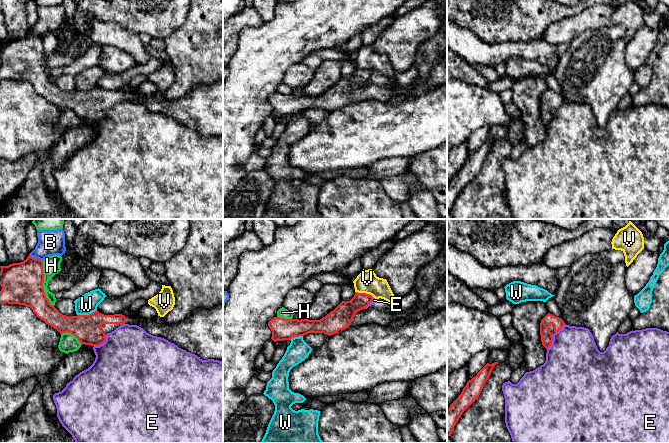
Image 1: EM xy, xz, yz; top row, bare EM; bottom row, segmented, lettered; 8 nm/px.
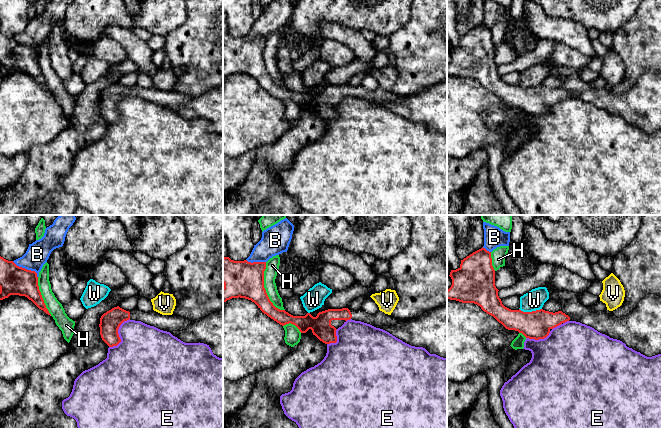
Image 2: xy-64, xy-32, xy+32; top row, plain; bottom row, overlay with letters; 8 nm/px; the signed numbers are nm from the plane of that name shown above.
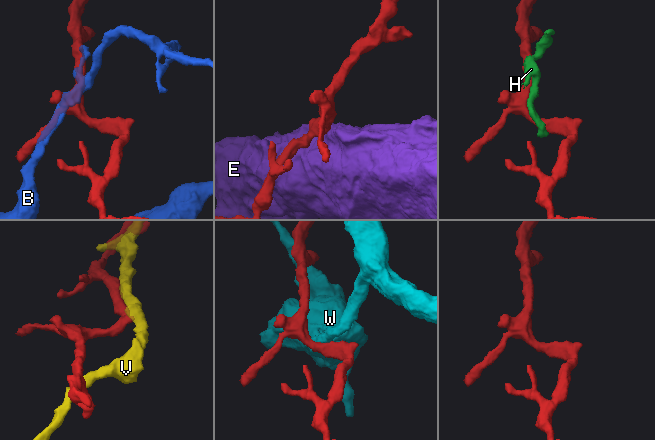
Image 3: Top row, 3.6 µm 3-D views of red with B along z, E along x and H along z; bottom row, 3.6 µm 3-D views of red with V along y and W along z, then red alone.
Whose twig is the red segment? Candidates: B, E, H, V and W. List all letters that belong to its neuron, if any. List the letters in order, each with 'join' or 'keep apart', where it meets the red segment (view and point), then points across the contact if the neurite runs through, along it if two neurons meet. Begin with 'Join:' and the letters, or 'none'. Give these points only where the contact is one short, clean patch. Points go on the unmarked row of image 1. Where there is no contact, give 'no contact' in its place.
Join: none
B: keep apart | xy (36, 35)
E: keep apart | xy (102, 119)
H: keep apart | xy (42, 60)
V: keep apart | xz (364, 69)
W: keep apart | xy (86, 91) | along xy (96, 86), (88, 90), (77, 91)

